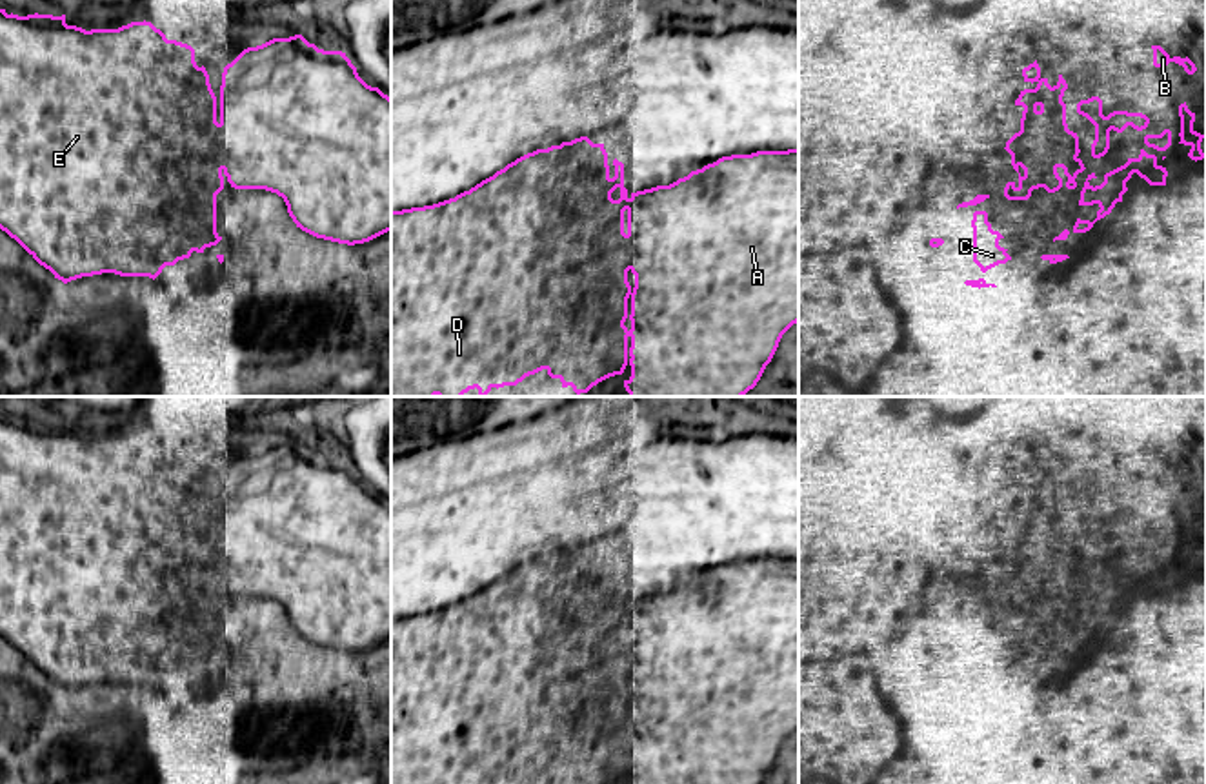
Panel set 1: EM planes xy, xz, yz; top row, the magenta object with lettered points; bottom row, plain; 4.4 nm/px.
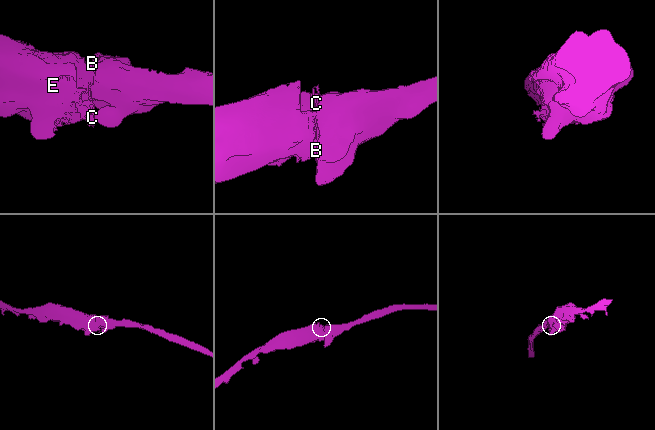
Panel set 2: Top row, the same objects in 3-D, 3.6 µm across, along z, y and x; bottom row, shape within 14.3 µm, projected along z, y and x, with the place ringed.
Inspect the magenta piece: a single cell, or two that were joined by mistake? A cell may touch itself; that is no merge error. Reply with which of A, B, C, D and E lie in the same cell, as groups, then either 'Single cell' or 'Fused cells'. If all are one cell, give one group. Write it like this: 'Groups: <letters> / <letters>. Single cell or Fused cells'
Groups: A B C D E. Single cell

